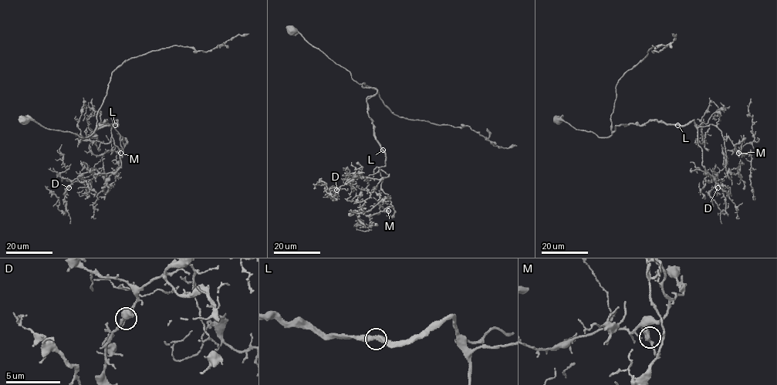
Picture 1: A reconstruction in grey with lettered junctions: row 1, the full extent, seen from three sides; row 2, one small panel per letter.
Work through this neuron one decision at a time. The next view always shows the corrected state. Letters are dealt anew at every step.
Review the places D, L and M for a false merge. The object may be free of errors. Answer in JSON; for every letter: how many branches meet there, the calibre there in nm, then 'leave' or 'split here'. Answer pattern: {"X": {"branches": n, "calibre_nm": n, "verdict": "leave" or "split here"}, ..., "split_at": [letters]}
{"D": {"branches": 2, "calibre_nm": 440, "verdict": "leave"}, "L": {"branches": 2, "calibre_nm": 400, "verdict": "leave"}, "M": {"branches": 2, "calibre_nm": 420, "verdict": "leave"}, "split_at": []}

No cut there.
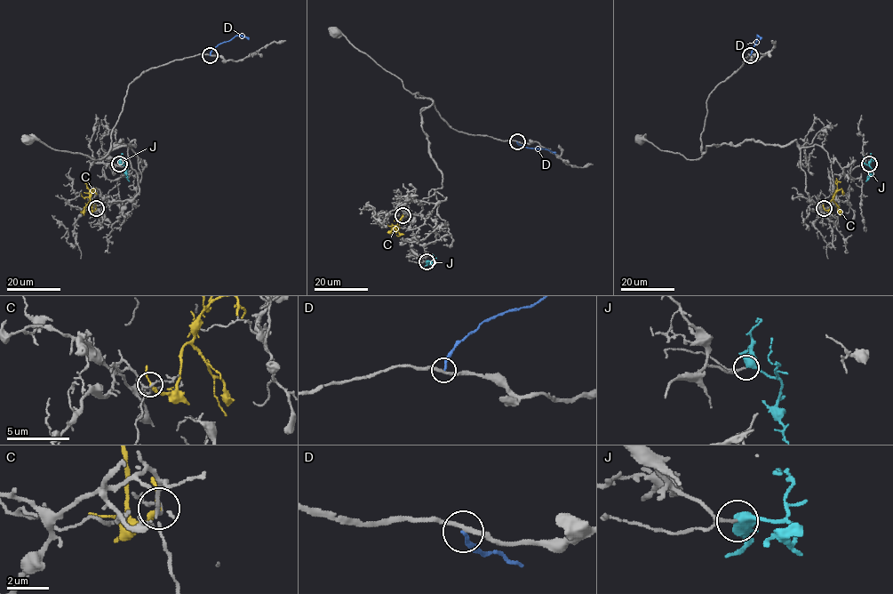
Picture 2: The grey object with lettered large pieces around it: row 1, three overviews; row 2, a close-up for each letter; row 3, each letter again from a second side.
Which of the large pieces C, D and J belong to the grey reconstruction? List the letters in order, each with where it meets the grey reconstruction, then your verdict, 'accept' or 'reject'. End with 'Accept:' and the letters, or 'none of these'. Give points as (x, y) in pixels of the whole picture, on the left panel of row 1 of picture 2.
C: (96, 208) | reject
D: (210, 55) | reject
J: (119, 164) | accept
Accept: J

